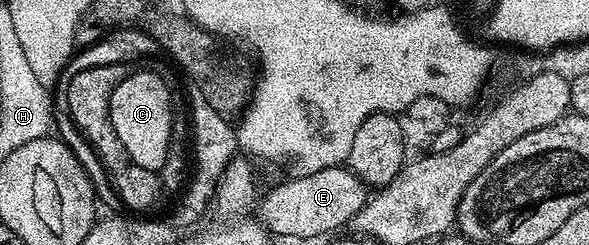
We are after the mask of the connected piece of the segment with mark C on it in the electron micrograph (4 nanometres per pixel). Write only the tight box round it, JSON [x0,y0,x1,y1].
[111,71,172,170]

